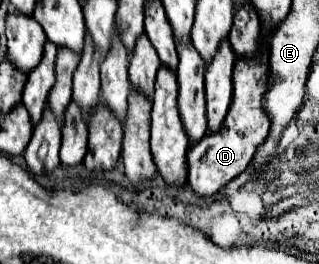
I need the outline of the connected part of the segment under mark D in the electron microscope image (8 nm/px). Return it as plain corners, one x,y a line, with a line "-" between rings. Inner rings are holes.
263,55
263,63
259,67
247,67
247,63
235,63
233,69
233,103
229,107
229,115
223,123
223,131
219,135
205,135
203,143
195,143
187,153
189,177
187,183
197,197
213,197
217,195
229,181
233,181
239,173
245,171
255,147
263,143
269,131
267,115
263,115
261,97
267,89
267,55

